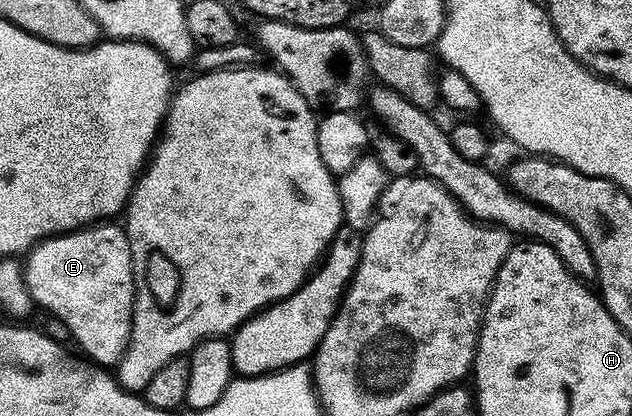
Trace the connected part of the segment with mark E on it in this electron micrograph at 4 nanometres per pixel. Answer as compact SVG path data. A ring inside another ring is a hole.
M105 220L95 226L85 226L82 230L72 230L69 234L56 234L52 238L45 238L43 242L37 242L27 251L27 258L28 262L23 263L24 279L33 303L39 309L41 306L49 310L72 333L73 340L85 350L83 353L95 365L115 367L128 347L132 331L132 305L136 295L130 240L123 225Z

